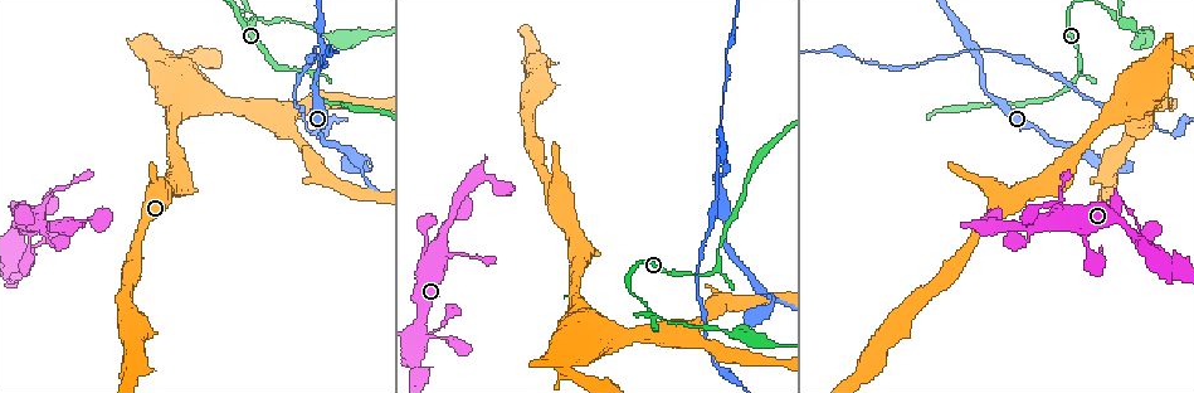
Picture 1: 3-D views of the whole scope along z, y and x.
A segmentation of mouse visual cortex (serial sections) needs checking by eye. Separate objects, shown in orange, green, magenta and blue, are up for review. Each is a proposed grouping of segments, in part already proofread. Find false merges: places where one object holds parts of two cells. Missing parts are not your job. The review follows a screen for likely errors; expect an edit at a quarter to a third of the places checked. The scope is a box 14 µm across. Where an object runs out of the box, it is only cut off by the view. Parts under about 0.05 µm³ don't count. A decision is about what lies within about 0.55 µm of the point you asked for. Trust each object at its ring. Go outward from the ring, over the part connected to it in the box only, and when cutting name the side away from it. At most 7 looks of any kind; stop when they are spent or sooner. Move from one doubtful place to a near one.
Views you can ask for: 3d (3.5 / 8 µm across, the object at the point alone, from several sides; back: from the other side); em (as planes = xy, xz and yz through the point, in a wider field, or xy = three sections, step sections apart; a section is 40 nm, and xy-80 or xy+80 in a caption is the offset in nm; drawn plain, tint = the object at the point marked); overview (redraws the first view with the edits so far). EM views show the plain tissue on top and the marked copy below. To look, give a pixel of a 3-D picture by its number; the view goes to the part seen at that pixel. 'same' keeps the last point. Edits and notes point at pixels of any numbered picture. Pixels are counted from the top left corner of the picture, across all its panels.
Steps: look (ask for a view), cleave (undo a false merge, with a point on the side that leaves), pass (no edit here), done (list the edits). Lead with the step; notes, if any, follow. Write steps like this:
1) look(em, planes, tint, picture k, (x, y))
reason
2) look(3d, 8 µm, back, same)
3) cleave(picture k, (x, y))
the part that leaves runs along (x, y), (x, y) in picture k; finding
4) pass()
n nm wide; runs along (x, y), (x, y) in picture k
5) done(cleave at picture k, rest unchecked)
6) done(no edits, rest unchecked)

look(3d, 8 µm, picture 1, (654, 314))
abrupt turn

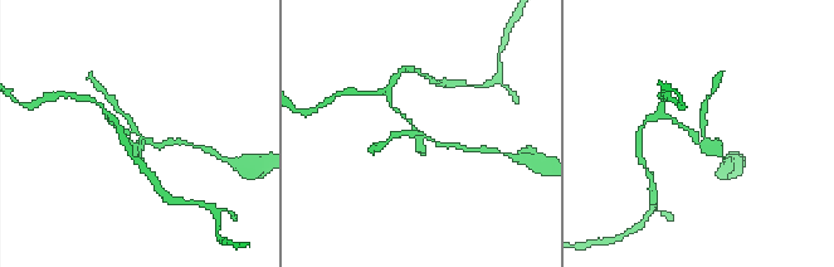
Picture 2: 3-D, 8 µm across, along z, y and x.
look(3d, 3.5 µm, picture 2, (422, 134))

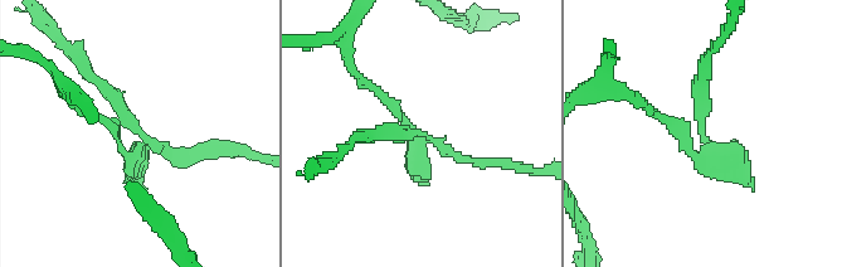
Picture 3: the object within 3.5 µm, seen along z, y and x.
look(em, planes, tint, picture 3, (425, 141))

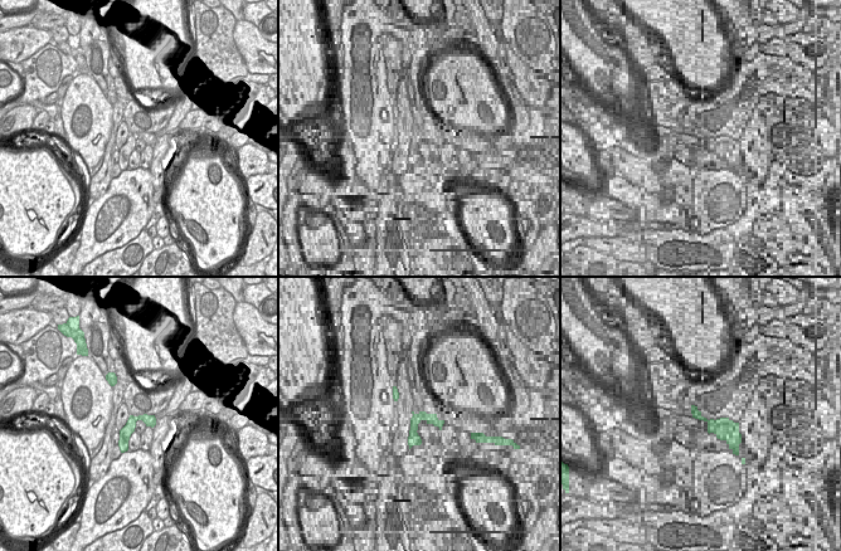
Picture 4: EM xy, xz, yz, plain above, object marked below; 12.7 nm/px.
cleave(picture 3, (184, 151))
the part that leaves runs along (146, 144), (174, 156), (258, 156) in picture 3; a second cell is stuck on

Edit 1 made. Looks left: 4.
look(3d, 8 µm, picture 1, (1174, 58))
sharp bend

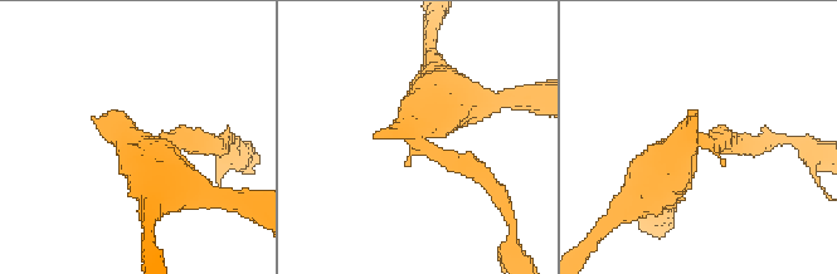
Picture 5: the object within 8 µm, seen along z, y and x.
look(em, xy, step 3, tint, picture 5, (700, 139))
now the EM

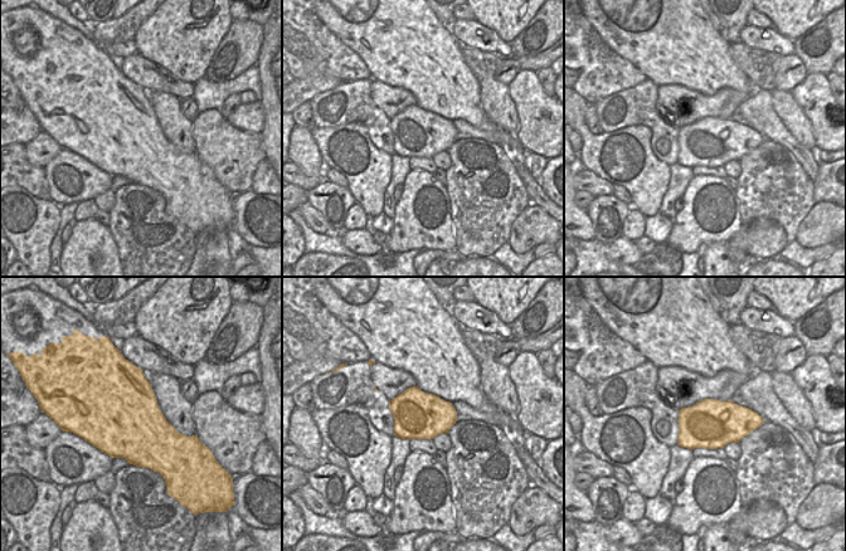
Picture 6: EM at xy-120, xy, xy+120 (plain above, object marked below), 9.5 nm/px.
cleave(picture 5, (438, 157))
border along (126, 400), (149, 406), (156, 429) in picture 6; a second cell is stuck on

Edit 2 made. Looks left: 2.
done(cleave at picture 3, cleave at picture 5, rest unchecked)

